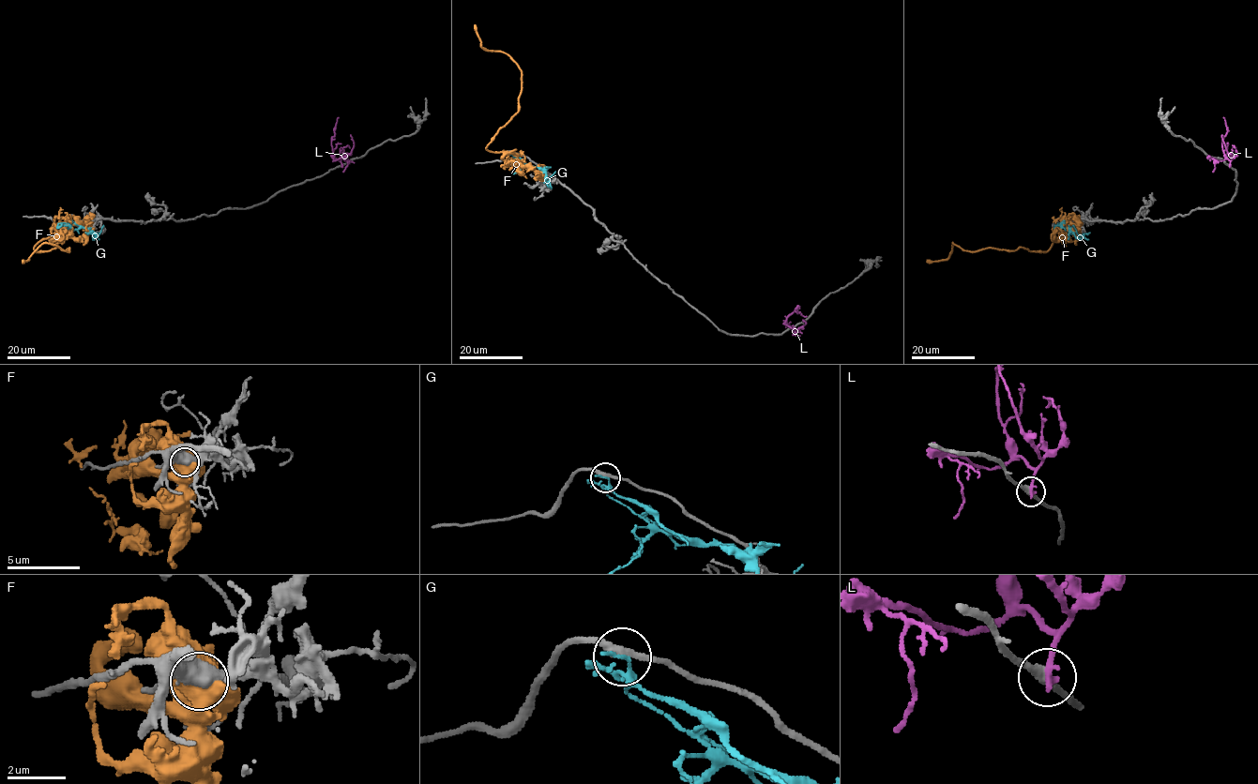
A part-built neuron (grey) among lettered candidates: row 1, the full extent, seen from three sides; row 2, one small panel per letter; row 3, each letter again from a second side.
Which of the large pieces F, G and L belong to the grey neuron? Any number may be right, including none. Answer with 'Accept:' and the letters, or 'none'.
Accept: G

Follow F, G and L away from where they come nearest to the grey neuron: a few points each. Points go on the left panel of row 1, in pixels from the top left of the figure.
F: (89, 221), (69, 224), (52, 240), (57, 233), (53, 230), (34, 248), (69, 251), (43, 243), (22, 262)
G: (60, 226), (86, 228), (94, 238), (103, 225)
L: (341, 166), (334, 158), (331, 144), (339, 117)

